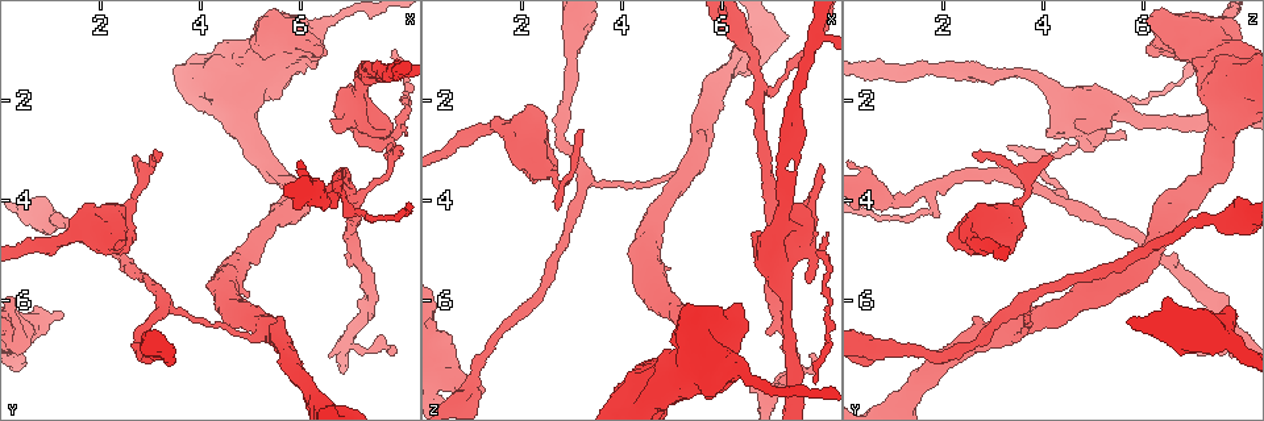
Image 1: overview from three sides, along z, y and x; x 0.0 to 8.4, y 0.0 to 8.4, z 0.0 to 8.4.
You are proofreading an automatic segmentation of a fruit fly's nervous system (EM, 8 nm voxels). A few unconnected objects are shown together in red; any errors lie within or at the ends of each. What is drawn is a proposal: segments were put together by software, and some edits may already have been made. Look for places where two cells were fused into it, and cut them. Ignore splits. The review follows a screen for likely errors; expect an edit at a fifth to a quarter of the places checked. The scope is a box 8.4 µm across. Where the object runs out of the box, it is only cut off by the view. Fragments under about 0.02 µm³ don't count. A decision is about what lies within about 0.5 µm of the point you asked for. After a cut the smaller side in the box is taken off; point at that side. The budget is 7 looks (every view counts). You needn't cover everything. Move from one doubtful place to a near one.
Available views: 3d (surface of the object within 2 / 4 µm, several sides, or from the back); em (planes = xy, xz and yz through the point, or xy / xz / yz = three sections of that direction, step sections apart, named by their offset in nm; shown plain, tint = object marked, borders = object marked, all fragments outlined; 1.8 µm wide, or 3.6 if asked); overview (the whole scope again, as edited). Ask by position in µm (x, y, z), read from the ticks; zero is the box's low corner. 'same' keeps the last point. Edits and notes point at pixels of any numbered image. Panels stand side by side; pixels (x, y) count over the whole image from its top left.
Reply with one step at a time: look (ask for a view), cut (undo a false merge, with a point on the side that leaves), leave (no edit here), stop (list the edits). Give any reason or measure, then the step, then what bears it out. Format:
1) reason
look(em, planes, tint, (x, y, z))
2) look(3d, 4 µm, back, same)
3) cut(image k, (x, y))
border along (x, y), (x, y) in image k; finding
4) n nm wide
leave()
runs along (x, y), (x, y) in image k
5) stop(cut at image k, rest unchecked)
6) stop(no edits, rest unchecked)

abrupt turn
look(em, planes, tint, (7.20, 3.90, 4.35))

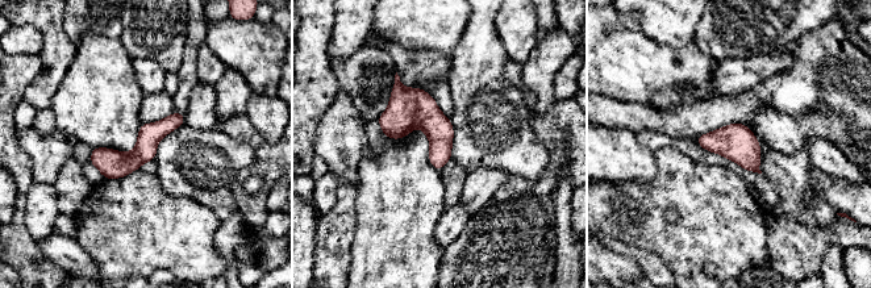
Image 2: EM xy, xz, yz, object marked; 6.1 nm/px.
leave()
all the same cell

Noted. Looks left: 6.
sudden change in width
look(3d, 4 µm, back, (4.85, 2.20, 7.65))

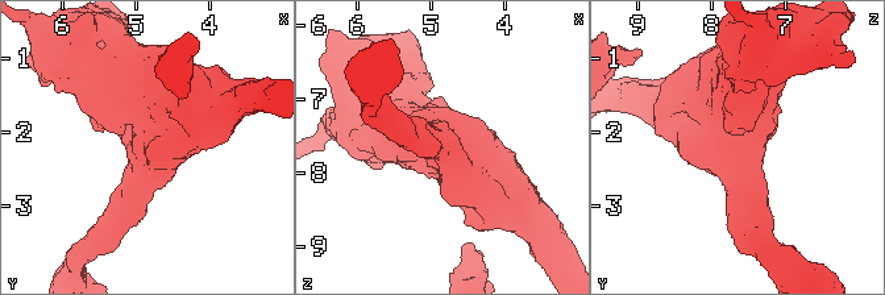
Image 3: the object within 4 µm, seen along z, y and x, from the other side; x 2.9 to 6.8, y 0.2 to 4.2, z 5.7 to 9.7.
now the EM
look(em, 3.6 µm, planes, tint, (4.85, 2.20, 7.70))

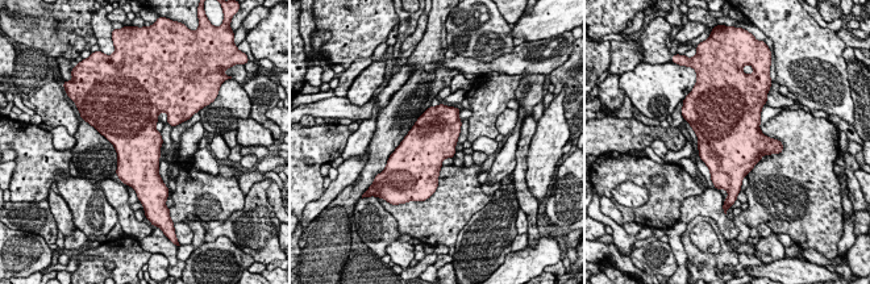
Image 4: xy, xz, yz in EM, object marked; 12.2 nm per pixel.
leave()
one cell here

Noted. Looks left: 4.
look(3d, 4 µm, (5.15, 6.50, 3.60))

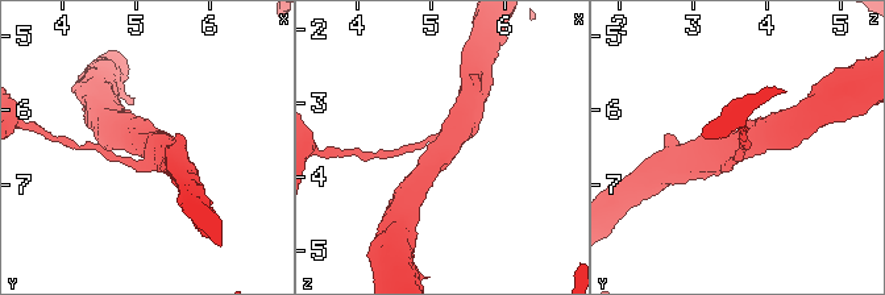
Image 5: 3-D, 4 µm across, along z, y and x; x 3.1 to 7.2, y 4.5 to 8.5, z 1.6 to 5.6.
3 arms; shape alone is not enough
look(em, xy, step 16, tint, (5.20, 6.50, 3.60))

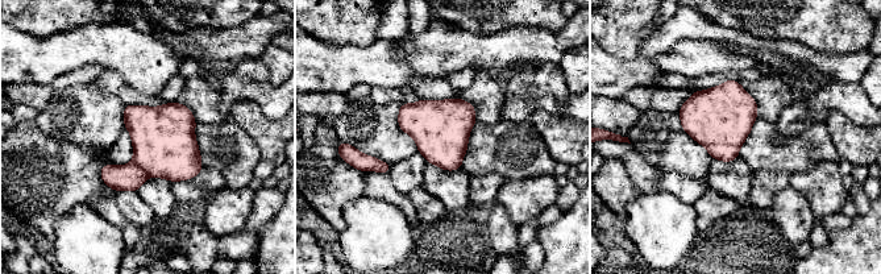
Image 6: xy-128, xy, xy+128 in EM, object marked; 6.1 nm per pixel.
look(em, planes, borders, same)

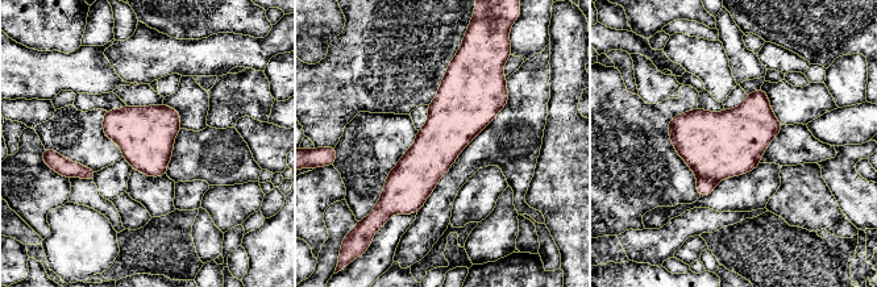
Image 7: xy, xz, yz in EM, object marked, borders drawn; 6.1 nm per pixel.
cut(image 7, (705, 187))
two cells meet here

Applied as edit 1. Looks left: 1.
stop(cut at image 7, rest unchecked)

